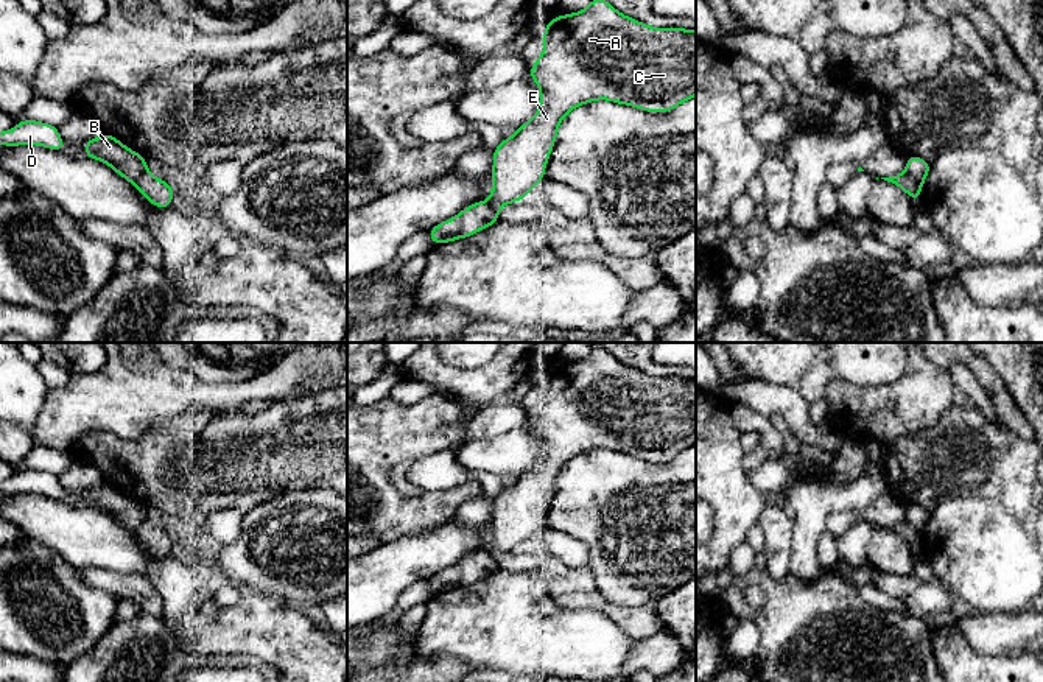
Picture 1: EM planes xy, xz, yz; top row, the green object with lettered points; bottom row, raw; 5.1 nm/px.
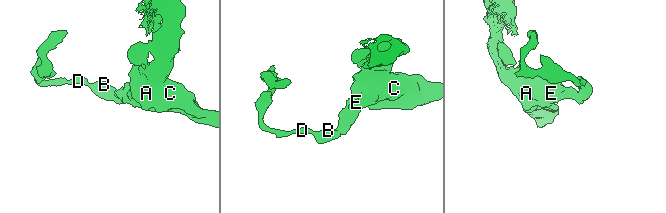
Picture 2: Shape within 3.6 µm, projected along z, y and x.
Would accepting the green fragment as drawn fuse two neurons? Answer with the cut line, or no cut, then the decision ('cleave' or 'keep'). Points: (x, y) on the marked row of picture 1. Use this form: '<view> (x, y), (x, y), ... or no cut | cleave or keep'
yz (906, 172), (919, 189) | cleave

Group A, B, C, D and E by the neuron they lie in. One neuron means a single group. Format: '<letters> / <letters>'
A C E / B D

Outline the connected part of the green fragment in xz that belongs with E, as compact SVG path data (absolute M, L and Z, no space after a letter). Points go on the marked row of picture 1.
M592 0L584 11L554 17L546 23L542 36L545 50L529 69L529 76L540 89L539 112L493 149L493 187L487 204L497 212L504 204L525 199L529 190L542 182L545 165L556 143L557 126L576 106L610 100L646 112L669 112L696 95L696 31L693 30L652 28L620 14L606 0Z

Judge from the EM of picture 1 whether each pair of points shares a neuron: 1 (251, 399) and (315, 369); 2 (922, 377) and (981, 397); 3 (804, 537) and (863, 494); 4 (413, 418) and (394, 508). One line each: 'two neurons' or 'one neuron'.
1: one neuron
2: two neurons
3: one neuron
4: one neuron

